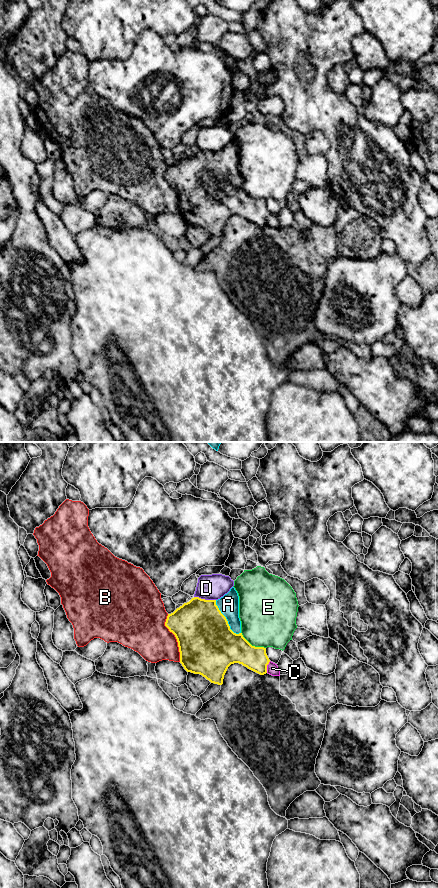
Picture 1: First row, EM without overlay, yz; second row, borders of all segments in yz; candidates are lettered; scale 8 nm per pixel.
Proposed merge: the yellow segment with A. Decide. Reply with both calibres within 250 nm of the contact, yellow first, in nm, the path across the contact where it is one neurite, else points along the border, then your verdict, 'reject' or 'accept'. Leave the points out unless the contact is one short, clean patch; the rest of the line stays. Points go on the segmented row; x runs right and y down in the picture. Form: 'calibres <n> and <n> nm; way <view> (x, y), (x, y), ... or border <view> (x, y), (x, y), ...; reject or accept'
calibres 460 and 160 nm; accept

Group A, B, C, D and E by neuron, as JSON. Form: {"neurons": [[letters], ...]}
{"neurons": [["A"], ["B"], ["C"], ["D"], ["E"]]}

